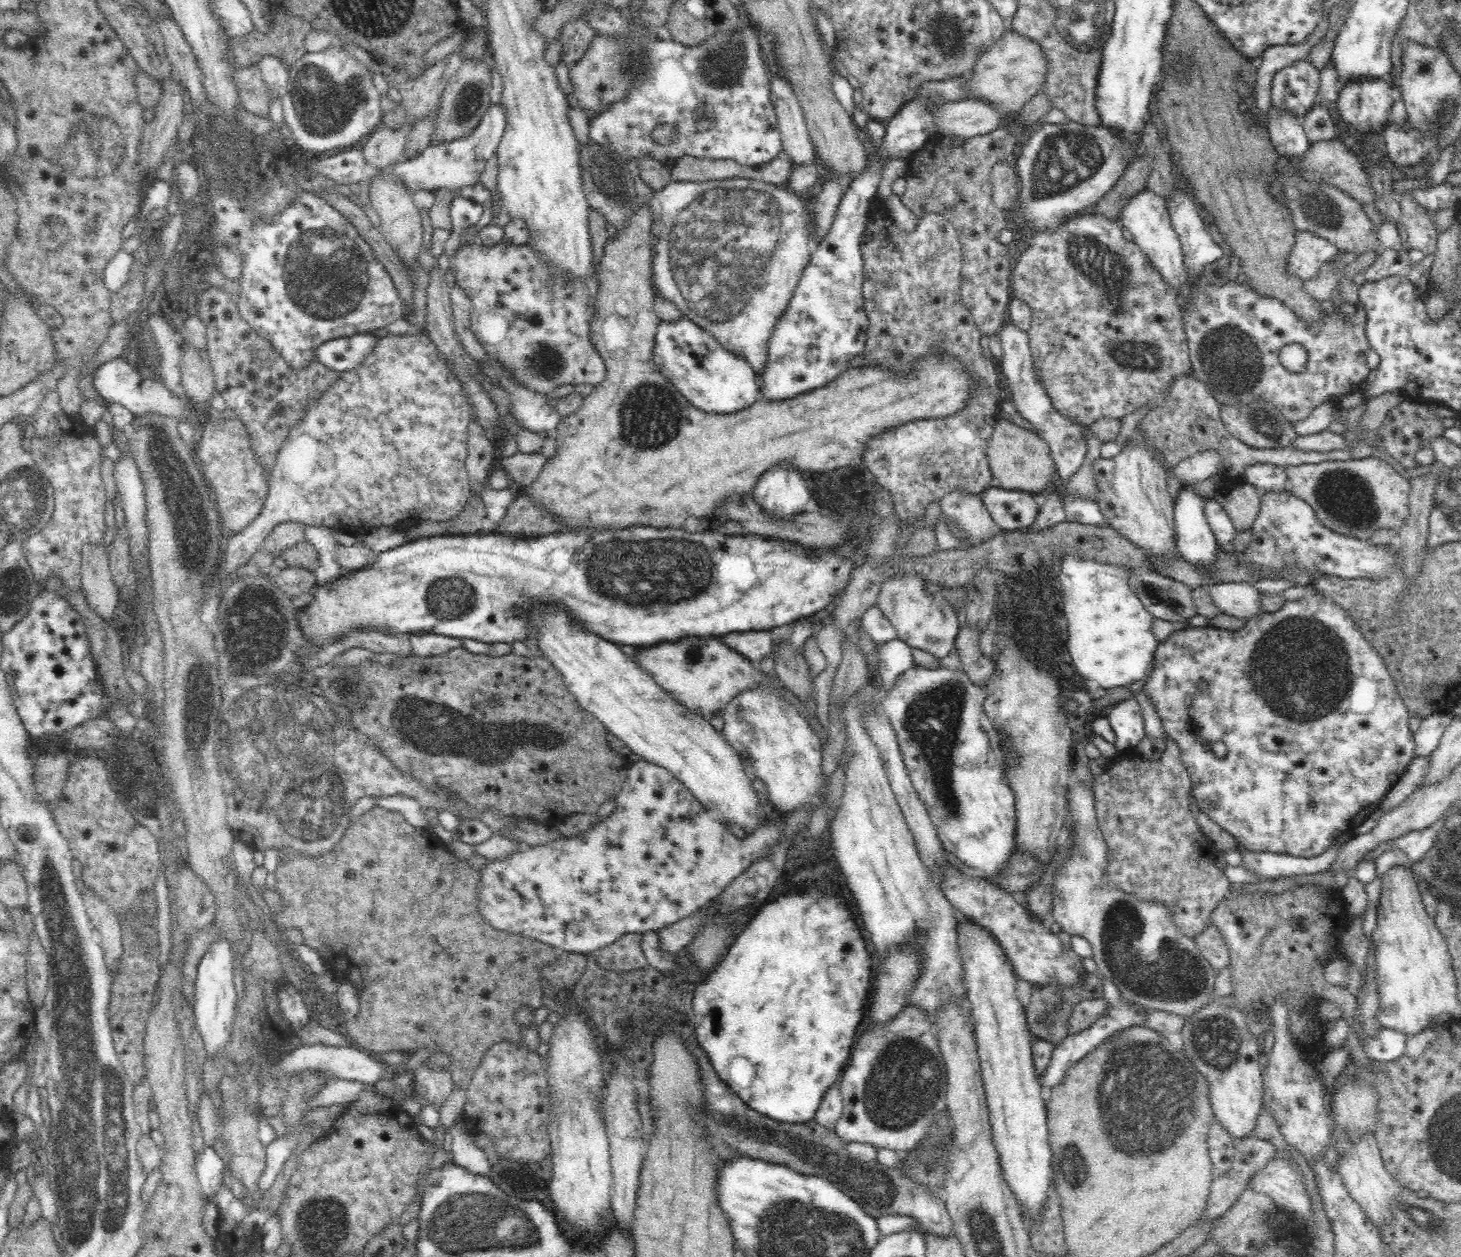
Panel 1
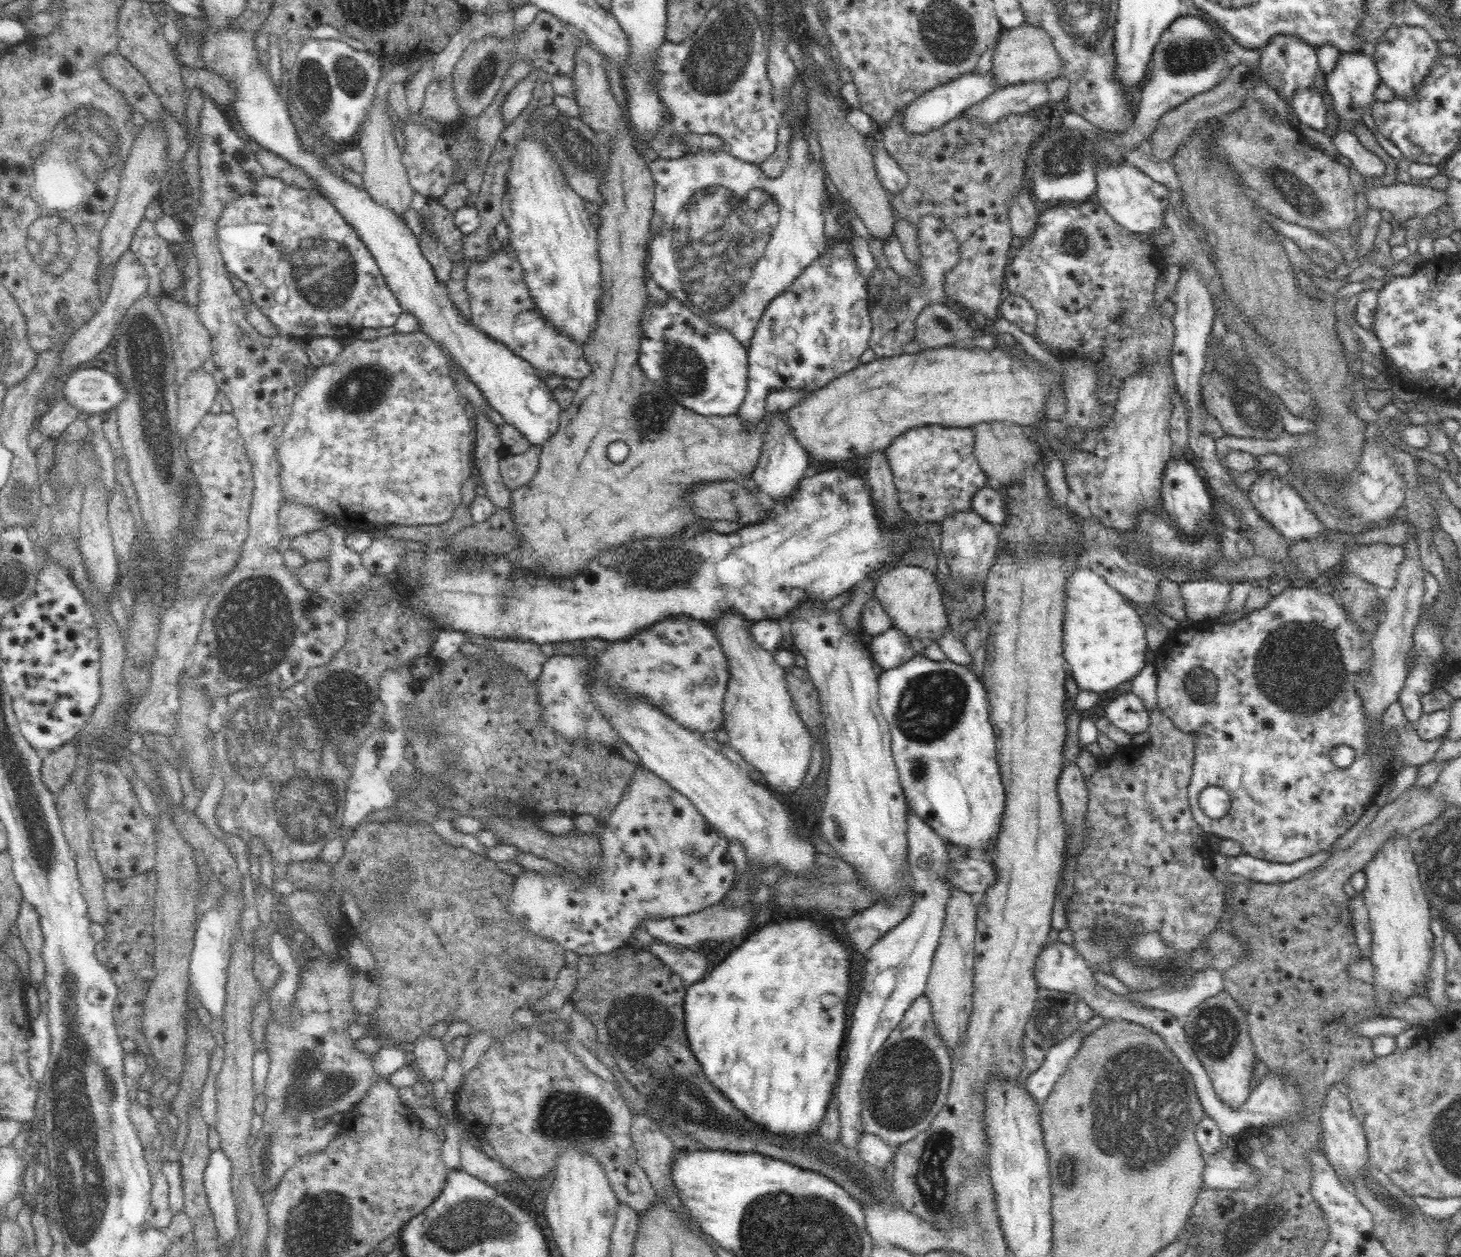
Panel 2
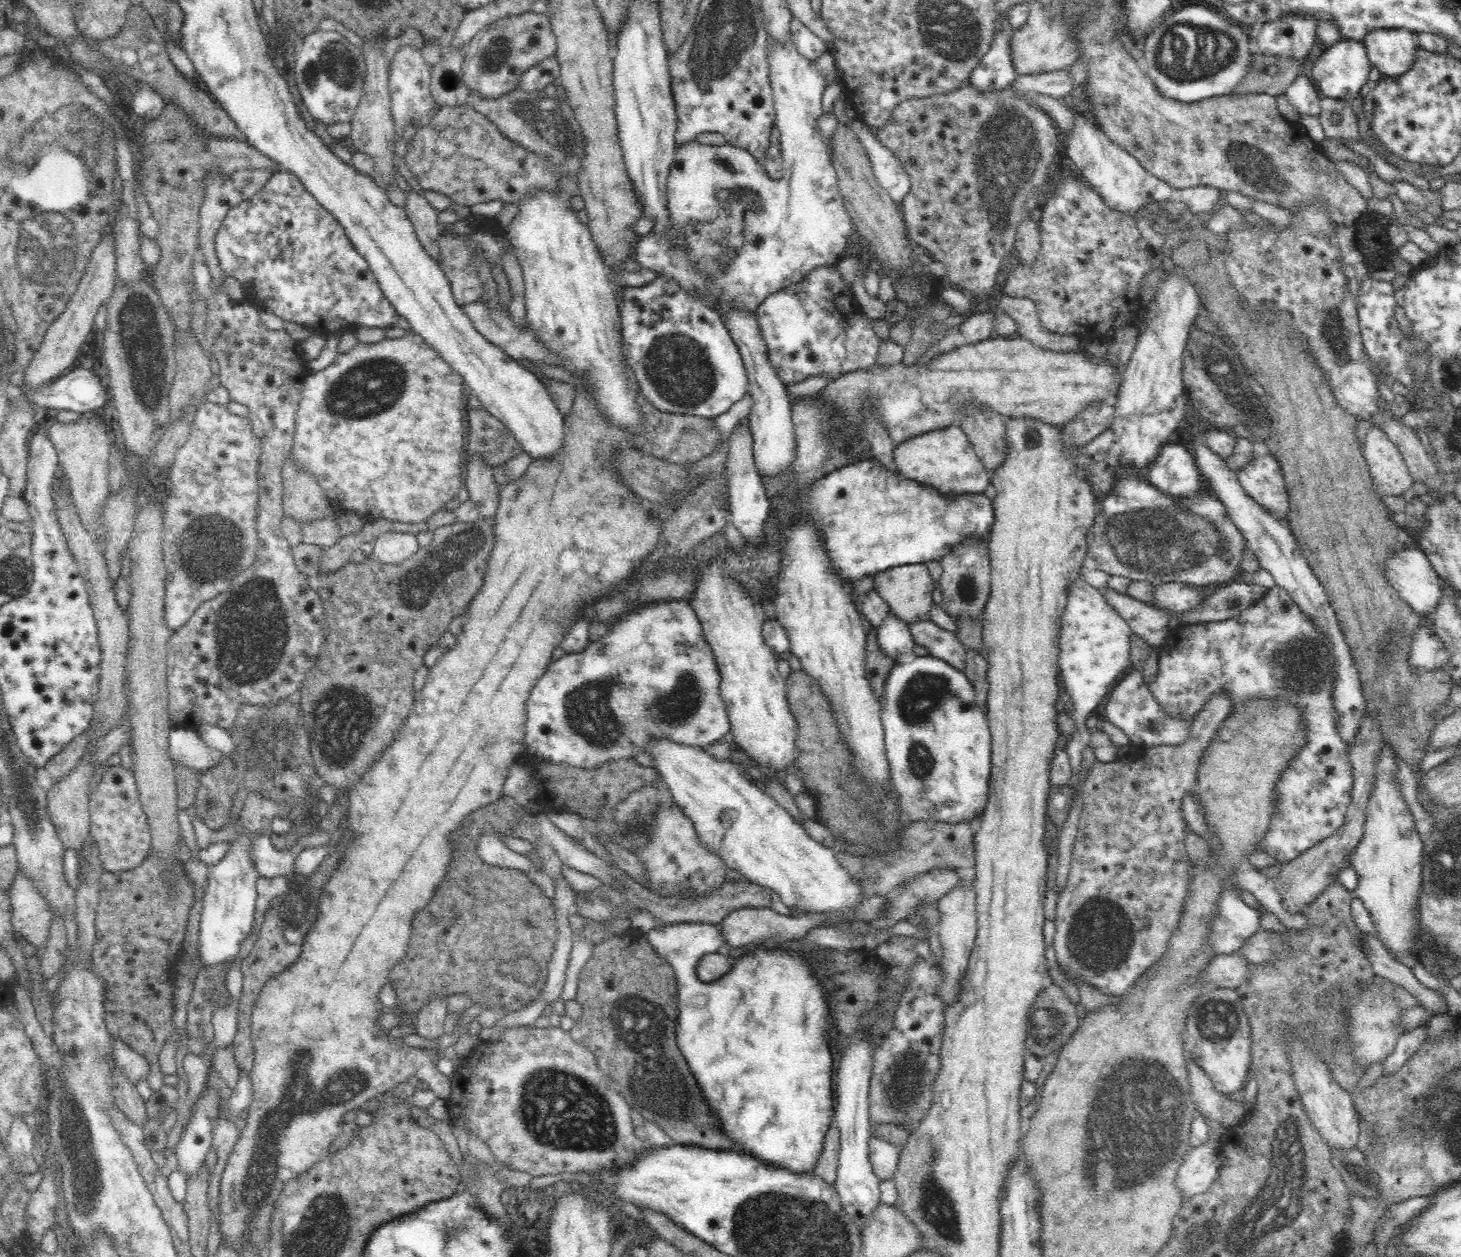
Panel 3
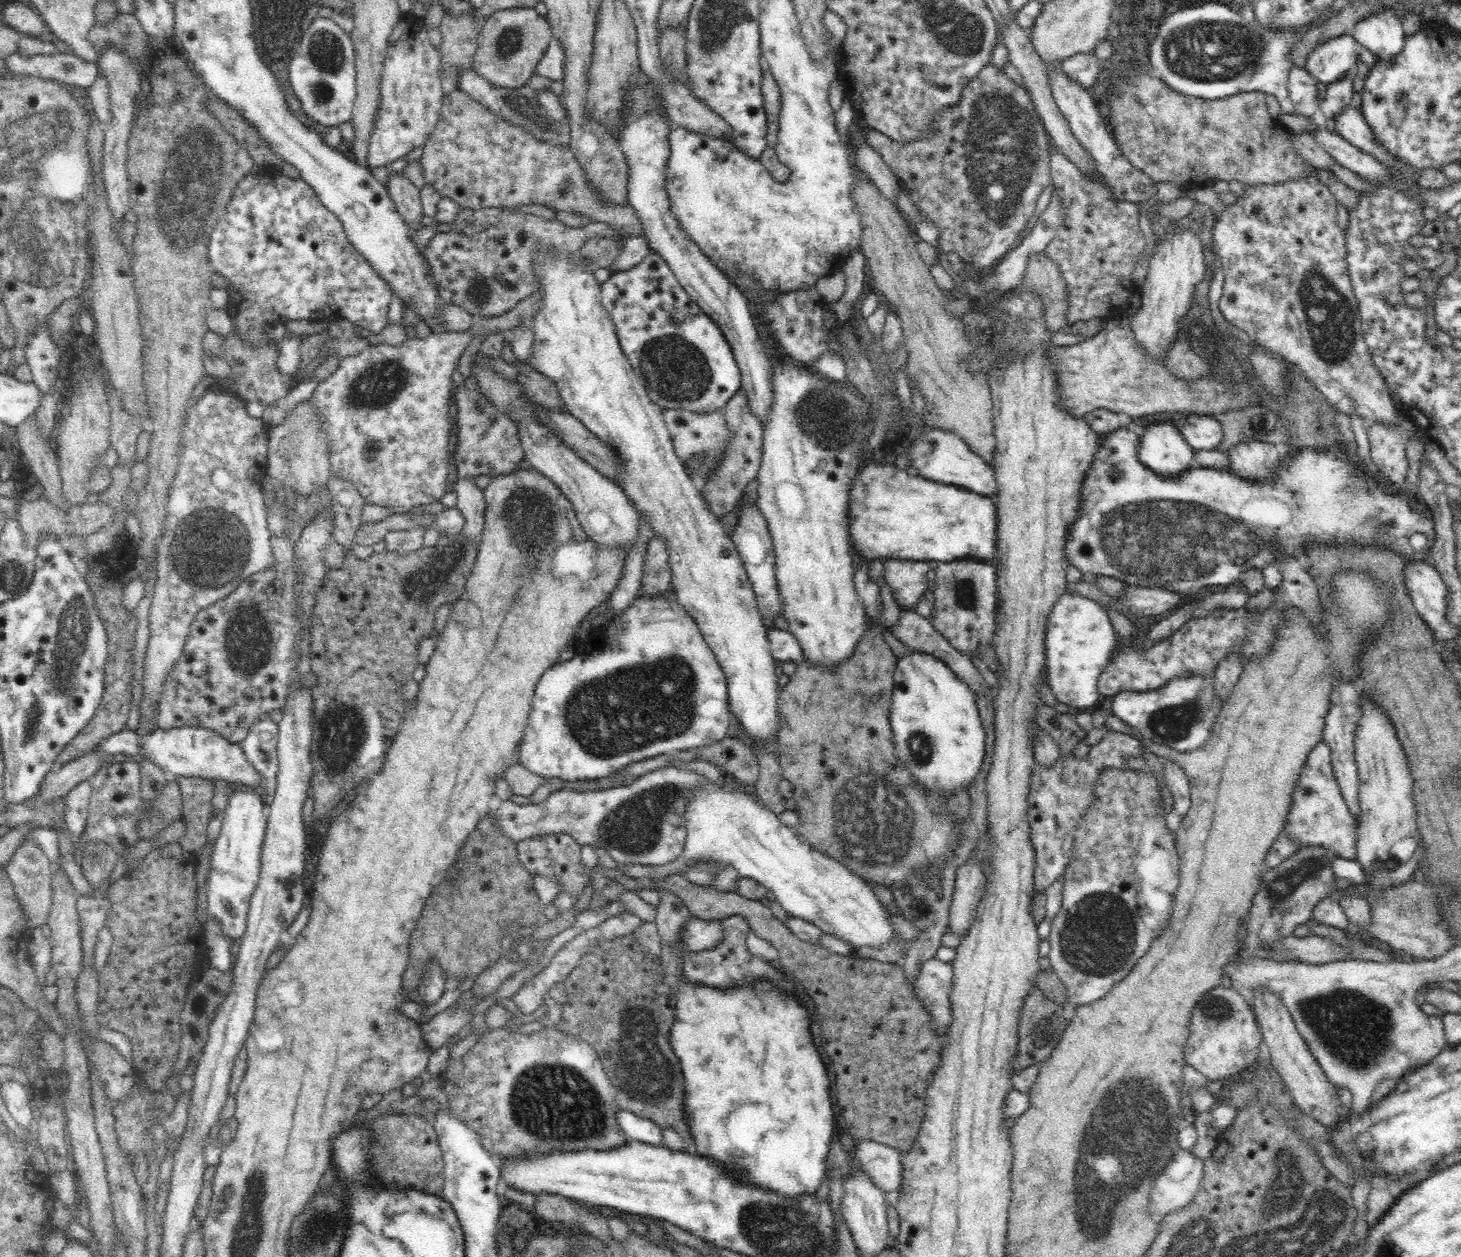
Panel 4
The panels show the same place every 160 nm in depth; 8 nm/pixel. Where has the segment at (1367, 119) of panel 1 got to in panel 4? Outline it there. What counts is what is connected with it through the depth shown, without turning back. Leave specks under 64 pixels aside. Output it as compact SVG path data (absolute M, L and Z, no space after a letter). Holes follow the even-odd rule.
M1341 34L1337 37L1329 38L1326 42L1314 47L1312 54L1305 62L1307 71L1317 79L1323 88L1332 81L1344 78L1350 69L1354 69L1354 64L1358 60L1359 45L1352 35Z

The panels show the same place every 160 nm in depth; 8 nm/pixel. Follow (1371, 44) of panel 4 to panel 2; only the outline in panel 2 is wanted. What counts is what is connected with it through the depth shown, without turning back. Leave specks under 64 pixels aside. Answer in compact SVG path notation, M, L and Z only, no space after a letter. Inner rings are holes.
M1401 21L1384 31L1375 42L1375 50L1374 59L1381 82L1391 88L1396 97L1406 101L1417 93L1422 79L1430 72L1435 59L1440 56L1437 41L1425 28L1406 25Z

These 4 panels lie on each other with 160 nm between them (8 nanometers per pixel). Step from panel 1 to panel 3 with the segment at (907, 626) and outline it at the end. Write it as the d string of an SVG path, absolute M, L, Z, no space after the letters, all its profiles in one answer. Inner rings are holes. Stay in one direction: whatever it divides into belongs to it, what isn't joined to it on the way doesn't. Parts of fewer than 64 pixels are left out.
M925 563L917 565L902 565L892 567L873 576L874 589L888 603L890 612L896 614L902 621L910 624L929 617L933 605L933 592L936 581L931 579L930 571Z

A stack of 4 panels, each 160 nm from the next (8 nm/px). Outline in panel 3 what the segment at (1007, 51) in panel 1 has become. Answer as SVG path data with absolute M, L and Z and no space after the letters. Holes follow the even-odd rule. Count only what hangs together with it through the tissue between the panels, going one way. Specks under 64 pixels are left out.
M1036 1L1029 7L1026 24L1014 29L1010 36L1012 65L1018 75L1069 69L1079 60L1078 45L1074 41L1077 36L1078 33L1066 25L1063 15L1054 13L1050 5Z

